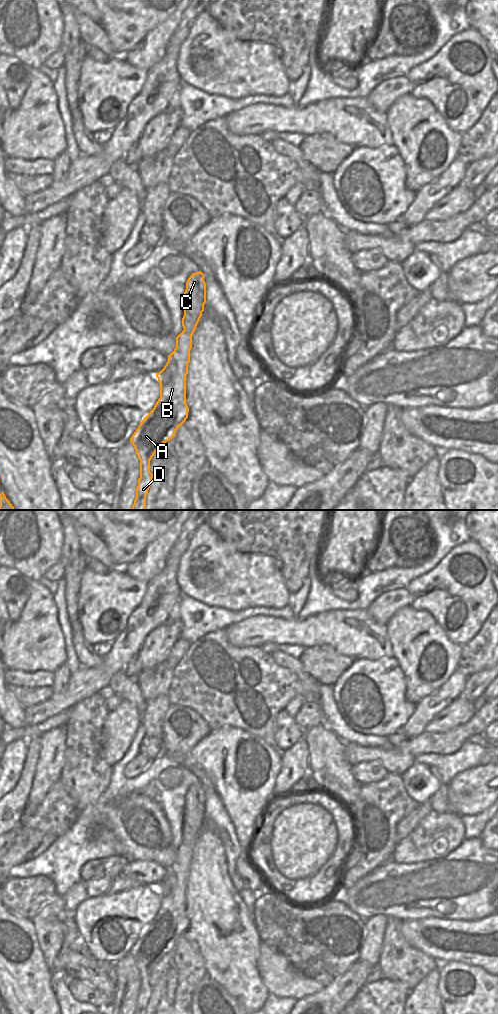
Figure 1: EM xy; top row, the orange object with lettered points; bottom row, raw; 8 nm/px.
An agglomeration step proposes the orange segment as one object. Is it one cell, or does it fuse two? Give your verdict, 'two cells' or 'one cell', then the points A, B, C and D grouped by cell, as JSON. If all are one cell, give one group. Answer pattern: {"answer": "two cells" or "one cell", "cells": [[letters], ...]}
{"answer": "one cell", "cells": [["A", "B", "C", "D"]]}

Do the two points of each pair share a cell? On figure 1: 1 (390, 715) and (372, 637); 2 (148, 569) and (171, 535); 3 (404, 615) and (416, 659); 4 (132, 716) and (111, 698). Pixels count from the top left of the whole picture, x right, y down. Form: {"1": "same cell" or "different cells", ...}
{"1": "different cells", "2": "same cell", "3": "same cell", "4": "different cells"}

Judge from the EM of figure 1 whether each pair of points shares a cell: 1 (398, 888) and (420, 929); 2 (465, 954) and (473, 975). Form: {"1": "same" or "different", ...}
{"1": "different", "2": "different"}

